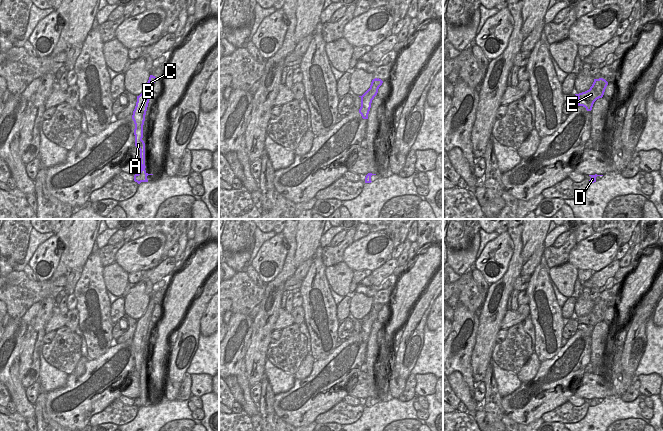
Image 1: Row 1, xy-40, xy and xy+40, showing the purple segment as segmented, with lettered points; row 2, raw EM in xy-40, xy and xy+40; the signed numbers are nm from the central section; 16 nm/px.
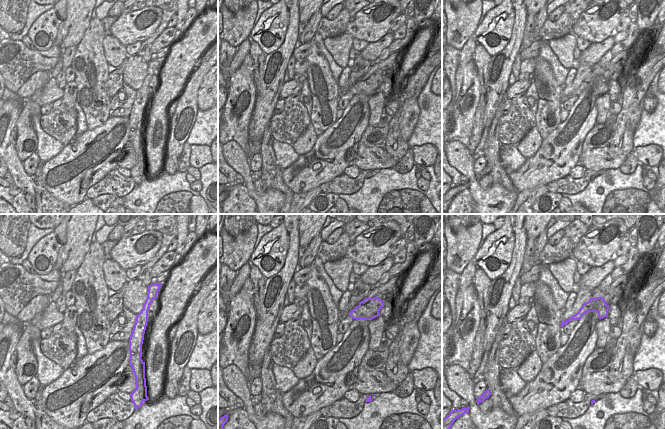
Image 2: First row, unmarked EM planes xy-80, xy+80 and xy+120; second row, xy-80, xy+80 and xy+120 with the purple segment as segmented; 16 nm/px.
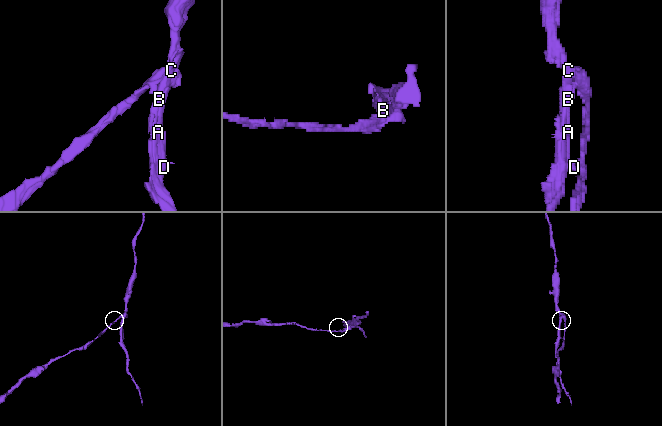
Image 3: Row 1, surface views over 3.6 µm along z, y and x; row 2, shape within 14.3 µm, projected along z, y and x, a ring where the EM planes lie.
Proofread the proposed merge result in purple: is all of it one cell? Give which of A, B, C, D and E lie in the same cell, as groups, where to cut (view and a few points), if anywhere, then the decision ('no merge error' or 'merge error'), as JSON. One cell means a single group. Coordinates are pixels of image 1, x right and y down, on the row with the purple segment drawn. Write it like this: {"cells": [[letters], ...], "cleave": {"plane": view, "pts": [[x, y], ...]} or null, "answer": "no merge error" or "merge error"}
{"cells": [["A", "B", "C", "D"], ["E"]], "cleave": {"plane": "xy", "pts": [[378, 83], [375, 83], [369, 92], [361, 97]]}, "answer": "merge error"}

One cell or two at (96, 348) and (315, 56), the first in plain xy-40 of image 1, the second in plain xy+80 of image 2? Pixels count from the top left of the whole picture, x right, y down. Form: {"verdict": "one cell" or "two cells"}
{"verdict": "one cell"}

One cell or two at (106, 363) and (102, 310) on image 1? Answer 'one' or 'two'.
two

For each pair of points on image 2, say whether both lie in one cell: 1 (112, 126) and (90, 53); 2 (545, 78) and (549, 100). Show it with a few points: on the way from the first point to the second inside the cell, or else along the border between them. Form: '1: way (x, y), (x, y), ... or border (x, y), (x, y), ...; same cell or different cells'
1: border (109, 116), (104, 123), (89, 130); different cells
2: way (547, 83), (549, 95); same cell

